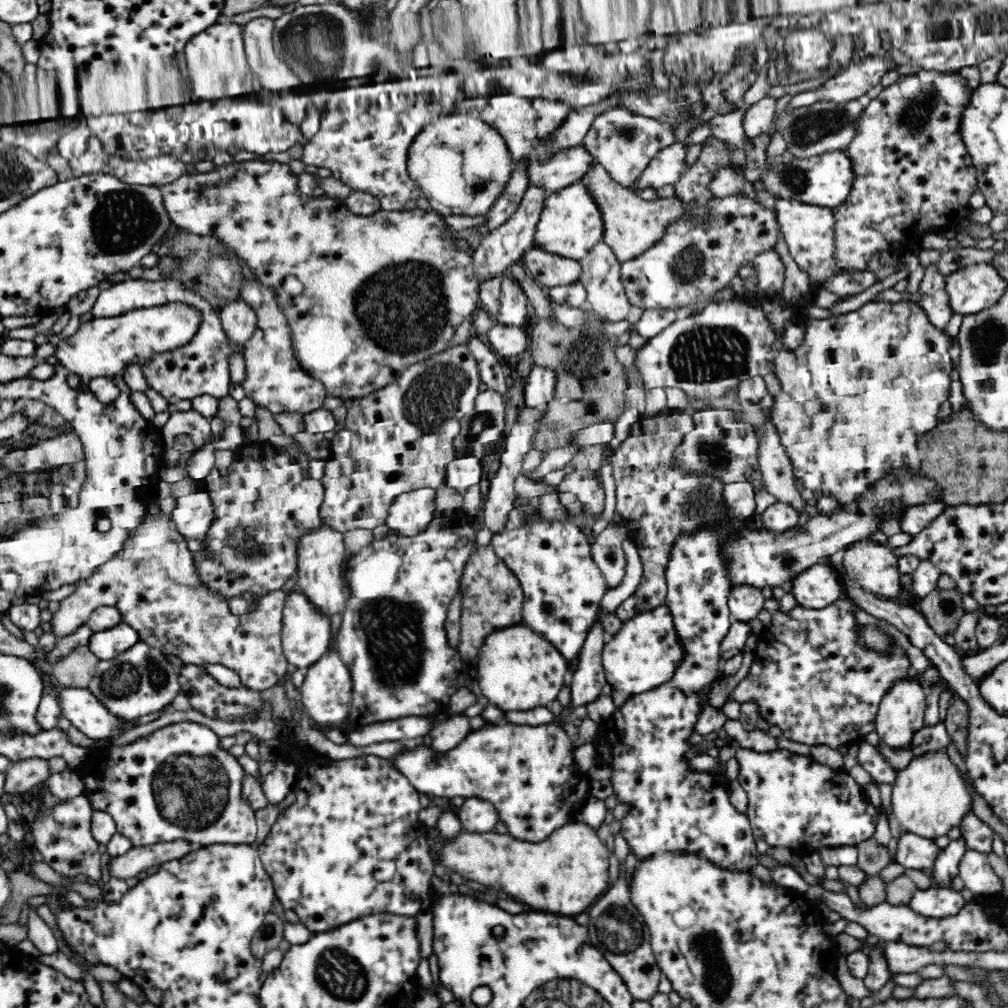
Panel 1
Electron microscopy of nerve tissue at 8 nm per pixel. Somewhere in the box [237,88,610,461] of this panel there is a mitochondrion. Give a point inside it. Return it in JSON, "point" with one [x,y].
{"point":[403,307]}

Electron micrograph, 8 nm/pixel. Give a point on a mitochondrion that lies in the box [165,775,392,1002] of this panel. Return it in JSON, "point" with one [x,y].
{"point":[341,974]}

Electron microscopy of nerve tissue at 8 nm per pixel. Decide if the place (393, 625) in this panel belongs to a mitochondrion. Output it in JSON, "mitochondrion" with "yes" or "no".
{"mitochondrion":"yes"}

